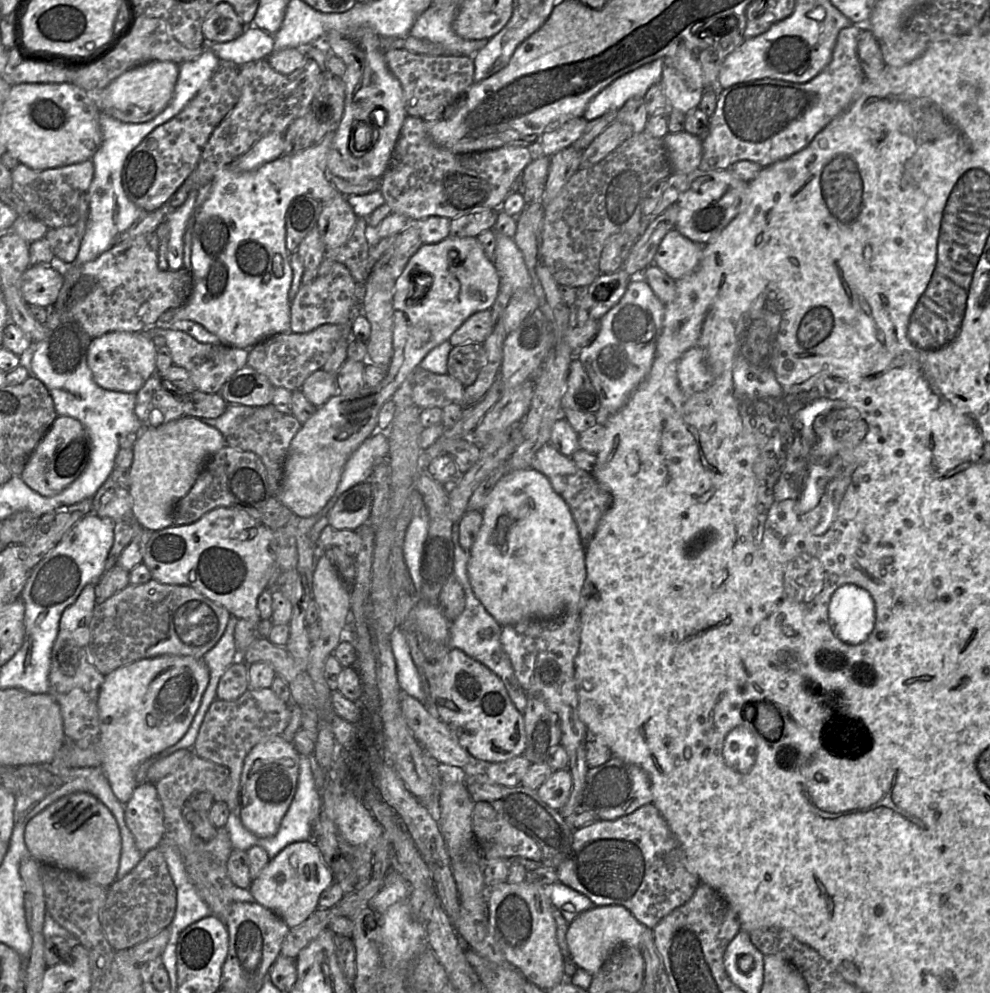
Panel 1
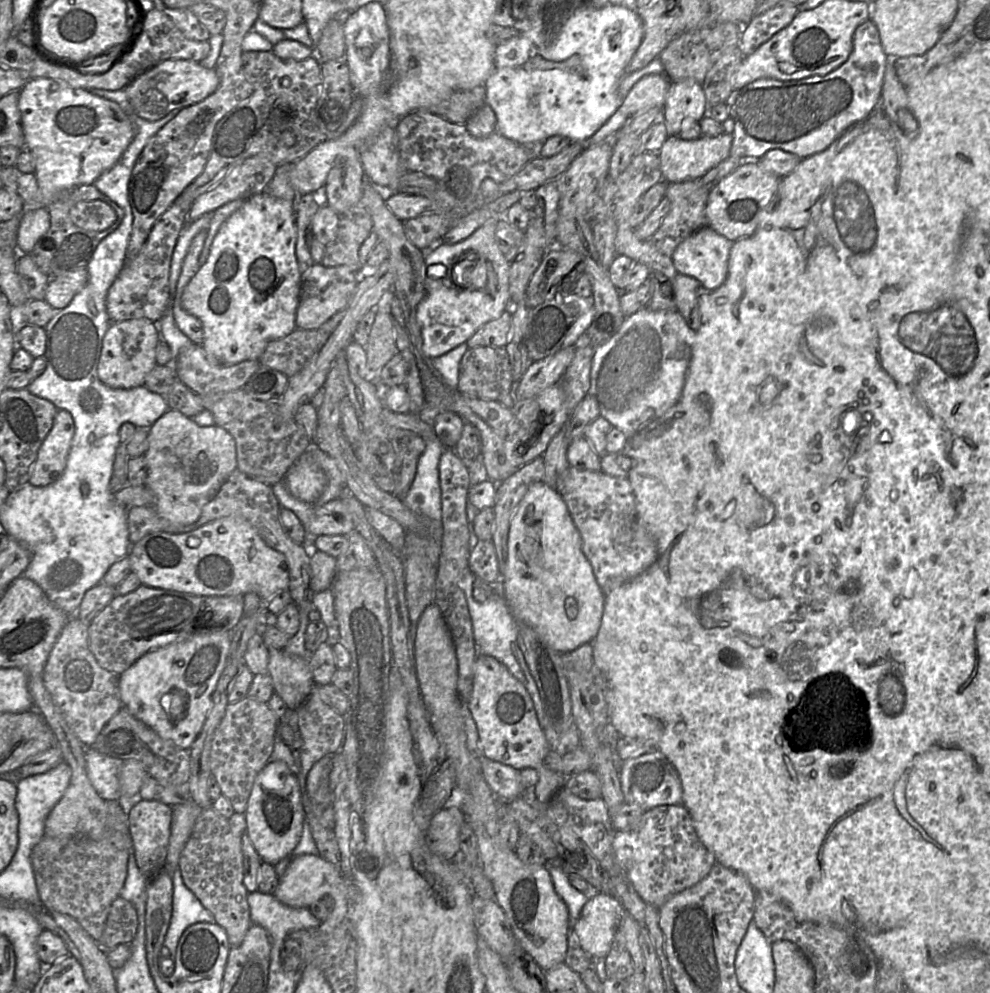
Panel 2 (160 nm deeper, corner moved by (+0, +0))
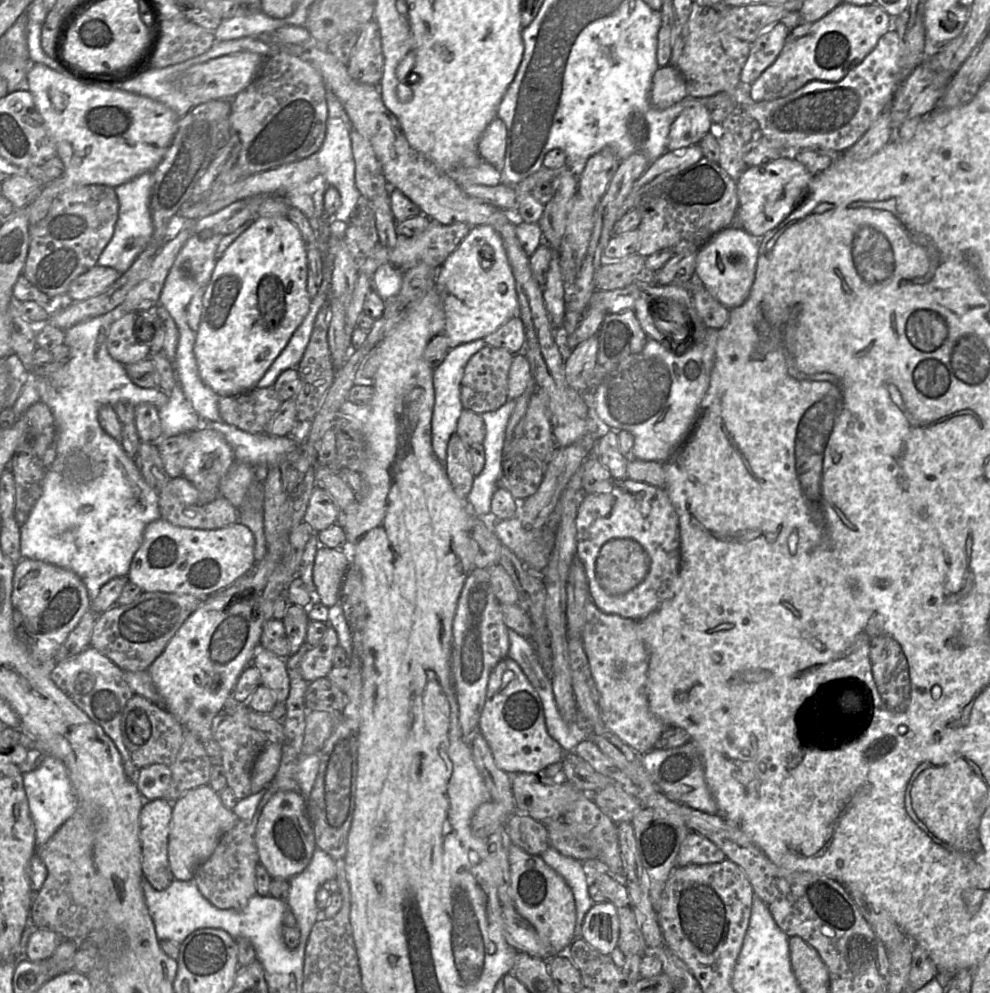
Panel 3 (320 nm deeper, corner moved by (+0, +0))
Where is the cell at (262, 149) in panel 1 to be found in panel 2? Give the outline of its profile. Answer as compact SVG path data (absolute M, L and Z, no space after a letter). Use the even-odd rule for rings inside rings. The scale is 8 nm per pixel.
M264 157L246 158L235 165L213 189L195 200L188 213L187 222L196 221L202 215L214 212L231 201L248 199L263 193L272 180L276 167Z

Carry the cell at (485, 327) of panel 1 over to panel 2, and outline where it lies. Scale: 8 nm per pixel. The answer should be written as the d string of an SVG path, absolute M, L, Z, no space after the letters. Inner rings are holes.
M504 311L502 315L482 325L466 342L469 347L505 347L510 337L511 315Z

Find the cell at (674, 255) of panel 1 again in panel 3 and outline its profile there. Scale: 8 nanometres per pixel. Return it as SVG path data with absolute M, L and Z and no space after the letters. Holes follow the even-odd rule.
M736 225L725 227L696 252L695 276L728 309L741 306L749 297L755 279L759 238Z

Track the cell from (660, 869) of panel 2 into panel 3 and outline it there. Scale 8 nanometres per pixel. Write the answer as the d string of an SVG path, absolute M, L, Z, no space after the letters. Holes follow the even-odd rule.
M690 832L681 843L676 867L718 863L726 859L725 854L709 839Z

